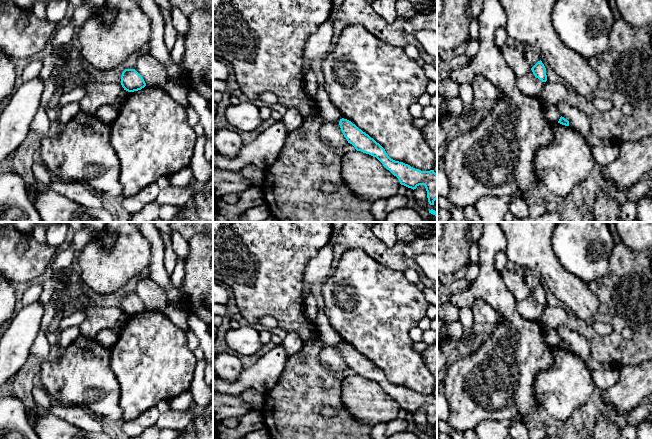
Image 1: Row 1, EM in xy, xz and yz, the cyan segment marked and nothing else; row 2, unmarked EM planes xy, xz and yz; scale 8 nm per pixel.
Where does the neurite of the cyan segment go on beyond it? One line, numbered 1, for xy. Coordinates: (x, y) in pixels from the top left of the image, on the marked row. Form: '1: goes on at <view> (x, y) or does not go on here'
1: does not go on here

